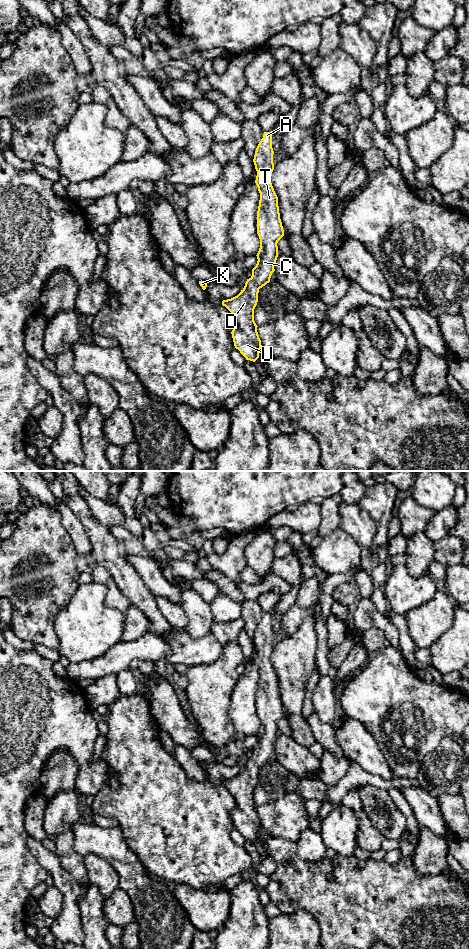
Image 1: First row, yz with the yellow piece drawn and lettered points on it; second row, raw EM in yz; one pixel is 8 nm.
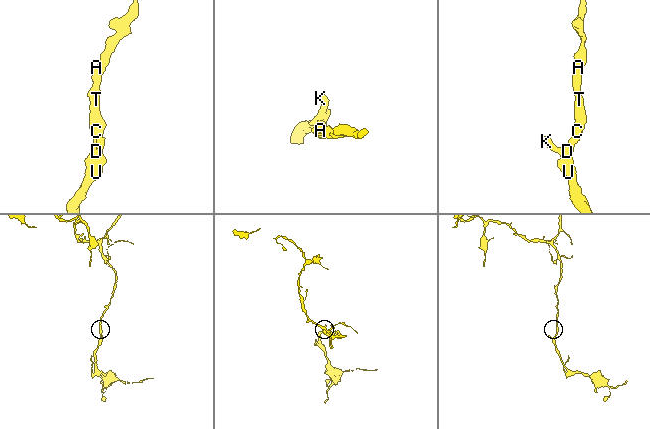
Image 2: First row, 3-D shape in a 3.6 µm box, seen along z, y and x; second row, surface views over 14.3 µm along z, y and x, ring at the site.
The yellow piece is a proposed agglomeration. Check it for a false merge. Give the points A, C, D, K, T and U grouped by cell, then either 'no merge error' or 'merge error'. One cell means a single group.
groups A C D K T U; no merge error

